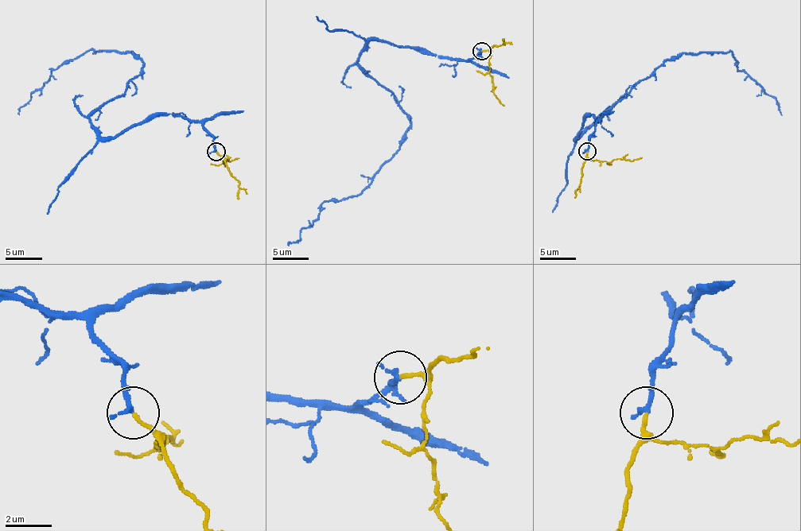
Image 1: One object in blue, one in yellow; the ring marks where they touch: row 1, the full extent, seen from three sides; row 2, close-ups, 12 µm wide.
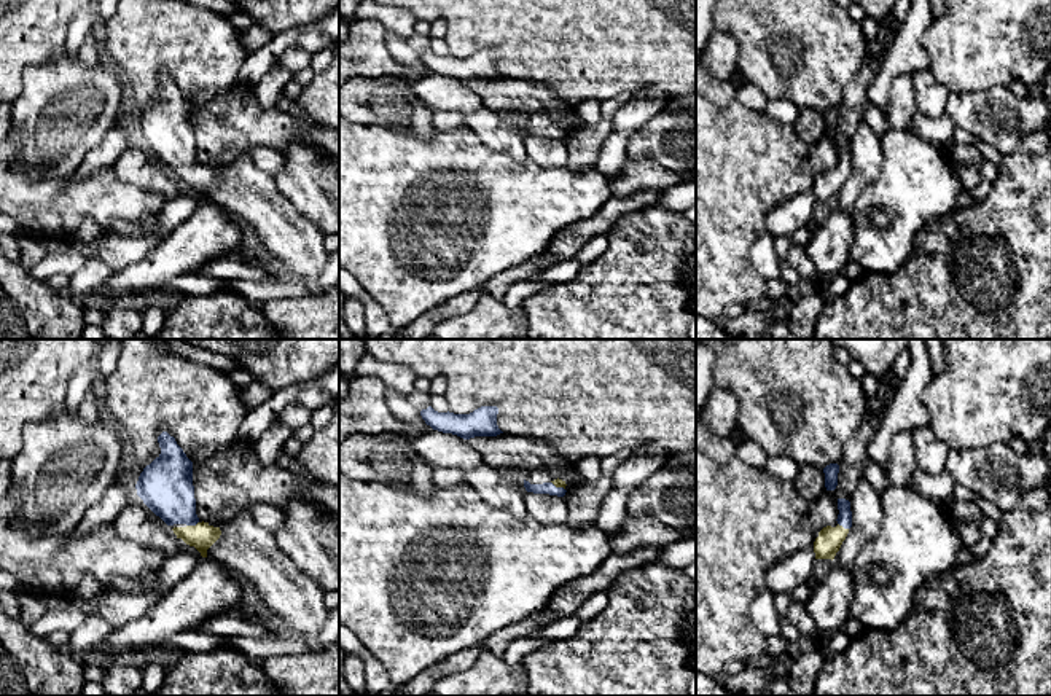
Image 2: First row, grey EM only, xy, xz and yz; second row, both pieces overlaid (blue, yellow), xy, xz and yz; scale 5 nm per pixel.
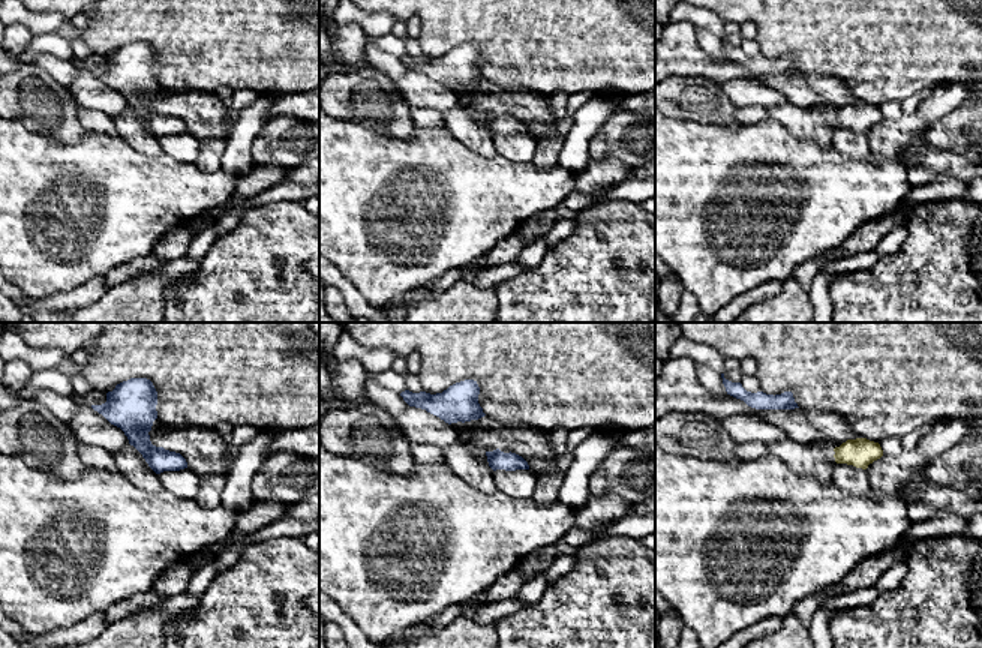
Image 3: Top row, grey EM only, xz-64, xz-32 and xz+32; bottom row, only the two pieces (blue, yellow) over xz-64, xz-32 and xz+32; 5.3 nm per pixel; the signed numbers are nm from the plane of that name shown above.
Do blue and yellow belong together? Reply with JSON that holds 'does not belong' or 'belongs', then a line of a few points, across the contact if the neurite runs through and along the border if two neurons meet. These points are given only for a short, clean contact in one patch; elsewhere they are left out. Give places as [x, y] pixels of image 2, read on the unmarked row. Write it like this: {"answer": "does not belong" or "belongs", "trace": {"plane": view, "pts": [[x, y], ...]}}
{"answer": "belongs", "trace": {"plane": "xy", "pts": [[166, 129], [191, 168], [201, 179]]}}

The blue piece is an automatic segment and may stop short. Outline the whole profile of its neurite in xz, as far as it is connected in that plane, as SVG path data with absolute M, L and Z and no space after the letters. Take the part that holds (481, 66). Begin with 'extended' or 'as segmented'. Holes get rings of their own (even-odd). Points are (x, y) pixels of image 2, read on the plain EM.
as segmented; M432 49L420 54L422 62L433 73L452 76L463 83L503 76L497 68L497 57L497 49L481 49L470 57L438 56Z

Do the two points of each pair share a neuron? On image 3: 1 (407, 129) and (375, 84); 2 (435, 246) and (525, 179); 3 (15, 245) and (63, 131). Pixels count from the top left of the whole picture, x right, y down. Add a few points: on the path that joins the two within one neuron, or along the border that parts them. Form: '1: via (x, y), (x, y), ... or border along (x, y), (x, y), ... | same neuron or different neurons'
1: via (396, 119), (375, 95) | same neuron
2: via (458, 224), (482, 200), (502, 194) | same neuron
3: border along (27, 123), (60, 141), (77, 141), (87, 131) | different neurons

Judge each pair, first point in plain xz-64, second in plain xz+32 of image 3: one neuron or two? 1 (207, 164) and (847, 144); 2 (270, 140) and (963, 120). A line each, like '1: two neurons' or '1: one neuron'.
1: two neurons
2: one neuron

